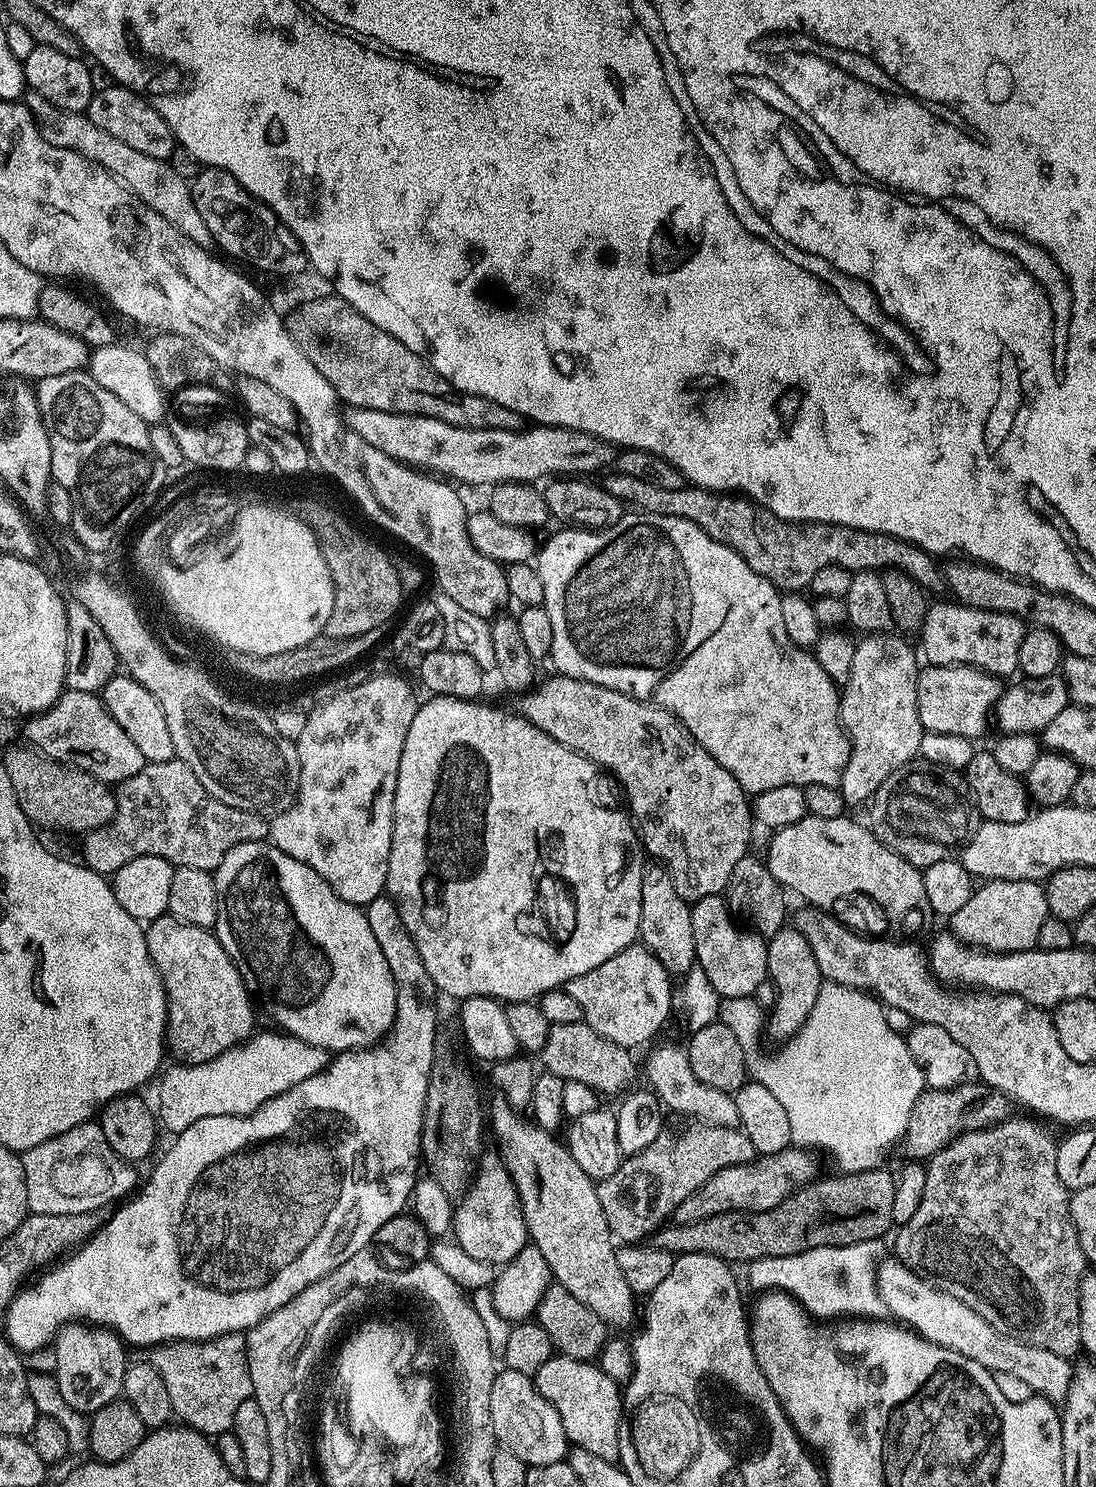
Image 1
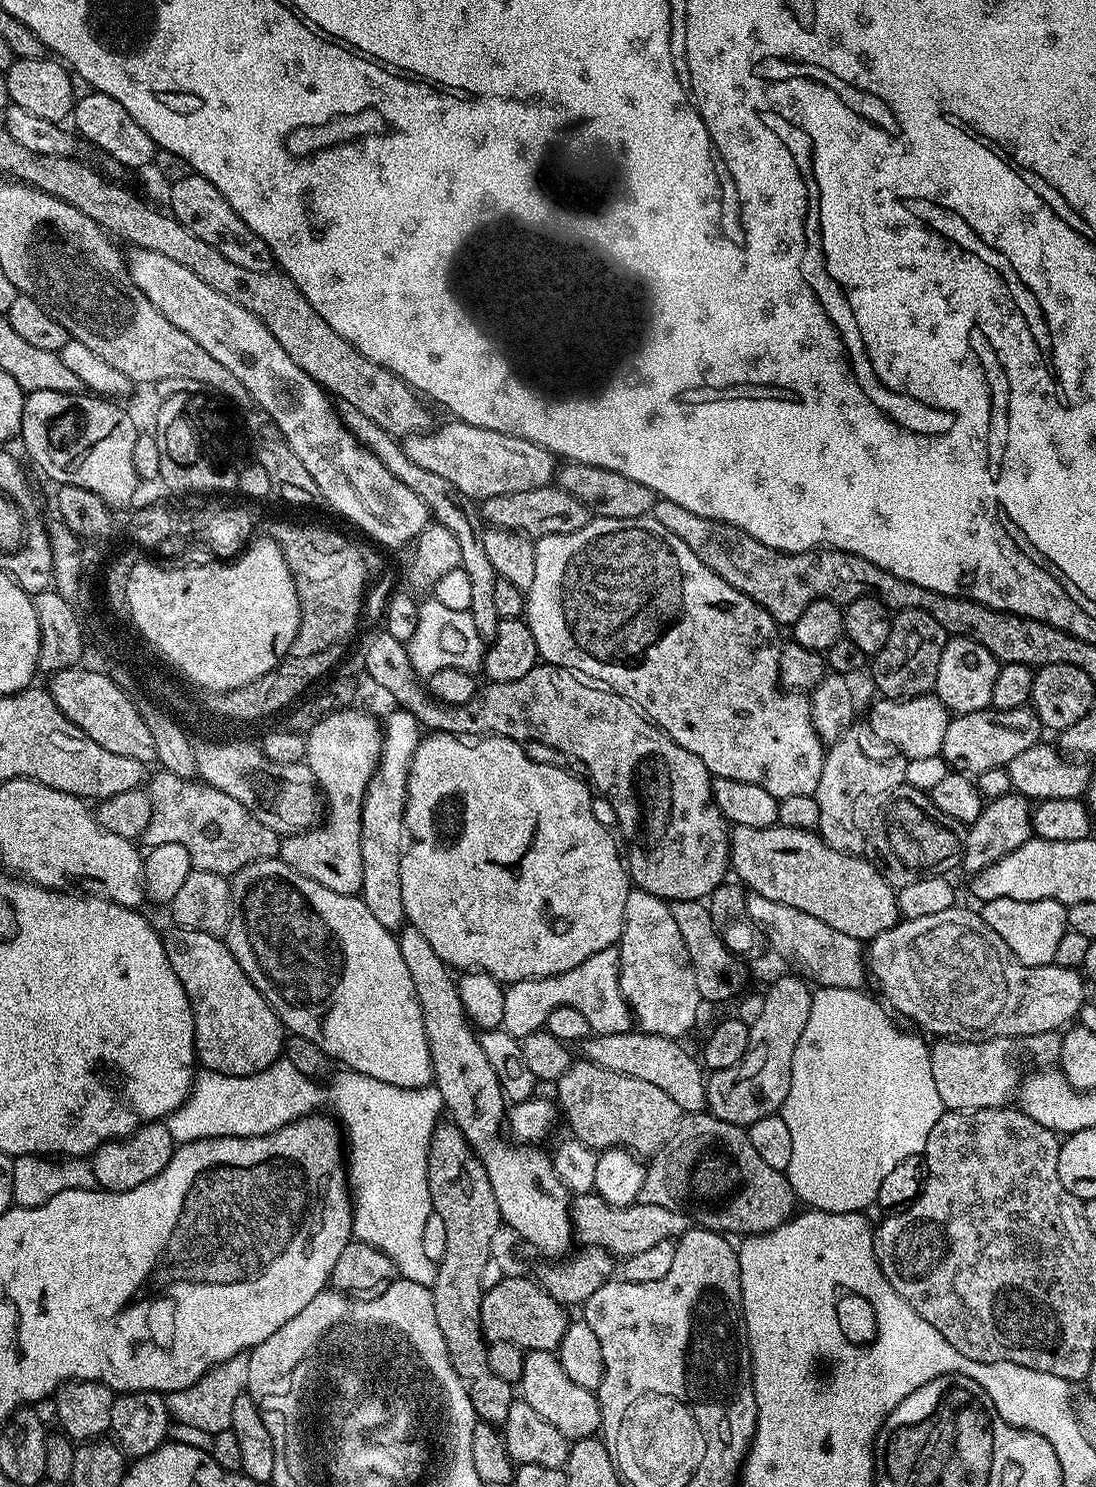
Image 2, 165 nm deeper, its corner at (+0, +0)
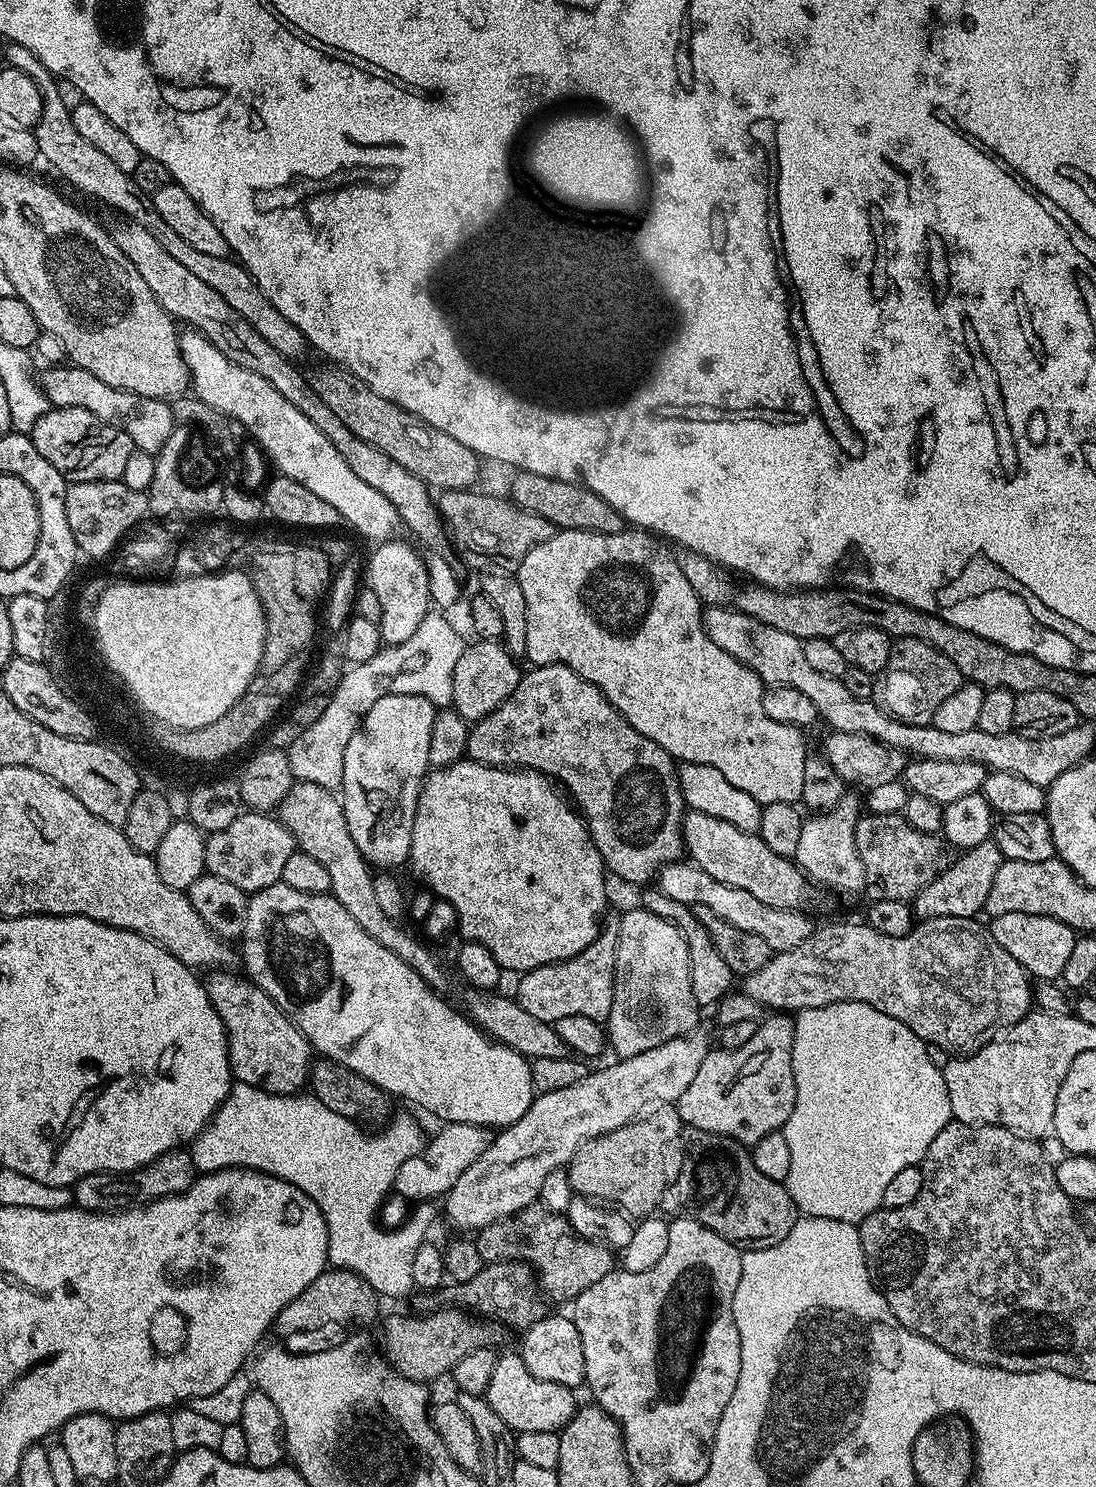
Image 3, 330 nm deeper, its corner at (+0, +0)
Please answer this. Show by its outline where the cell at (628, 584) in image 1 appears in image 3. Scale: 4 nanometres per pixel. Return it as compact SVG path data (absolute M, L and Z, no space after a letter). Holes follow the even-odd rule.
M586 529L557 530L552 537L530 550L526 558L515 569L514 575L522 586L522 595L526 598L526 660L532 666L541 664L564 664L574 670L586 682L598 686L598 690L609 700L616 709L638 730L638 734L646 734L650 742L658 742L662 750L666 750L672 759L685 764L701 764L714 766L738 790L746 790L750 798L754 798L760 805L782 802L795 805L801 799L802 774L810 751L804 745L805 733L801 729L774 722L769 718L766 710L762 710L762 698L766 687L763 680L750 666L738 662L726 650L714 646L714 642L704 629L704 613L698 594L694 594L694 586L690 586L686 574L682 574L679 559L672 556L673 549L663 539L649 534L644 530L625 530L618 534L602 534L601 532L588 532Z

